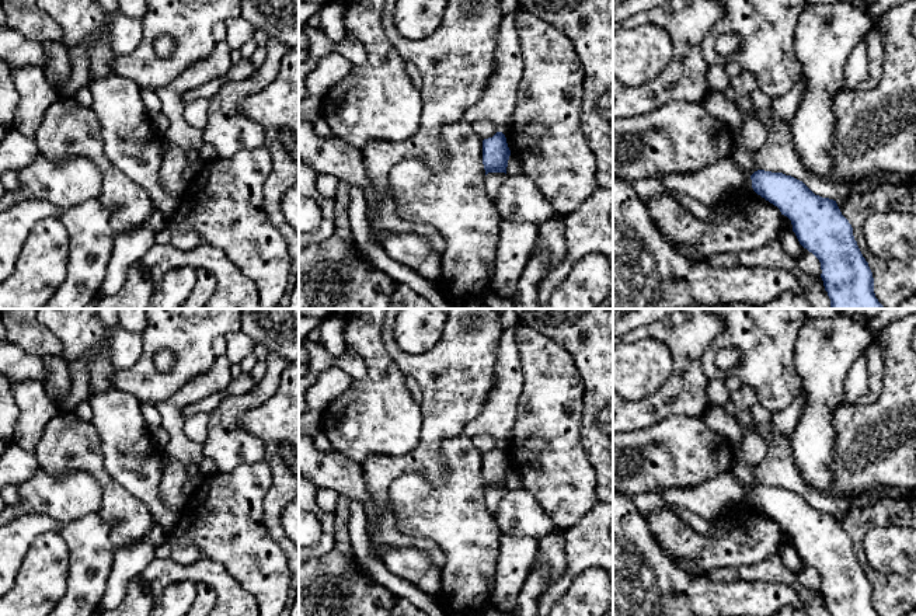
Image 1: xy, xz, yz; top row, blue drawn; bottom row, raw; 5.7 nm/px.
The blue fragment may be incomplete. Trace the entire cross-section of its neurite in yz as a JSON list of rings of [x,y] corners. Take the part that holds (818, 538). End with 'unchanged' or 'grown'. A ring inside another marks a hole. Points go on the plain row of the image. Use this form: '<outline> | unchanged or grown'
[[[757,484],[750,490],[753,505],[791,535],[800,558],[821,577],[821,592],[830,616],[878,616],[874,592],[853,550],[853,542],[836,515],[815,509],[802,495],[783,487]]] | unchanged

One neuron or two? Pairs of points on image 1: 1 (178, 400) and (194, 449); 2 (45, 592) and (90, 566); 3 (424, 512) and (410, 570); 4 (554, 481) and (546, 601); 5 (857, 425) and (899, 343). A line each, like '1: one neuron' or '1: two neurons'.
1: one neuron
2: two neurons
3: two neurons
4: two neurons
5: one neuron

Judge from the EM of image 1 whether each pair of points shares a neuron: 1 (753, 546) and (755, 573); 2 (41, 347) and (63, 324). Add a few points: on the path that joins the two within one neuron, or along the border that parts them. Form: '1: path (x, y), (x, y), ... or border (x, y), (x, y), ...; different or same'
1: border (777, 549), (756, 563), (723, 567); different
2: border (39, 323), (59, 340), (63, 355); different

